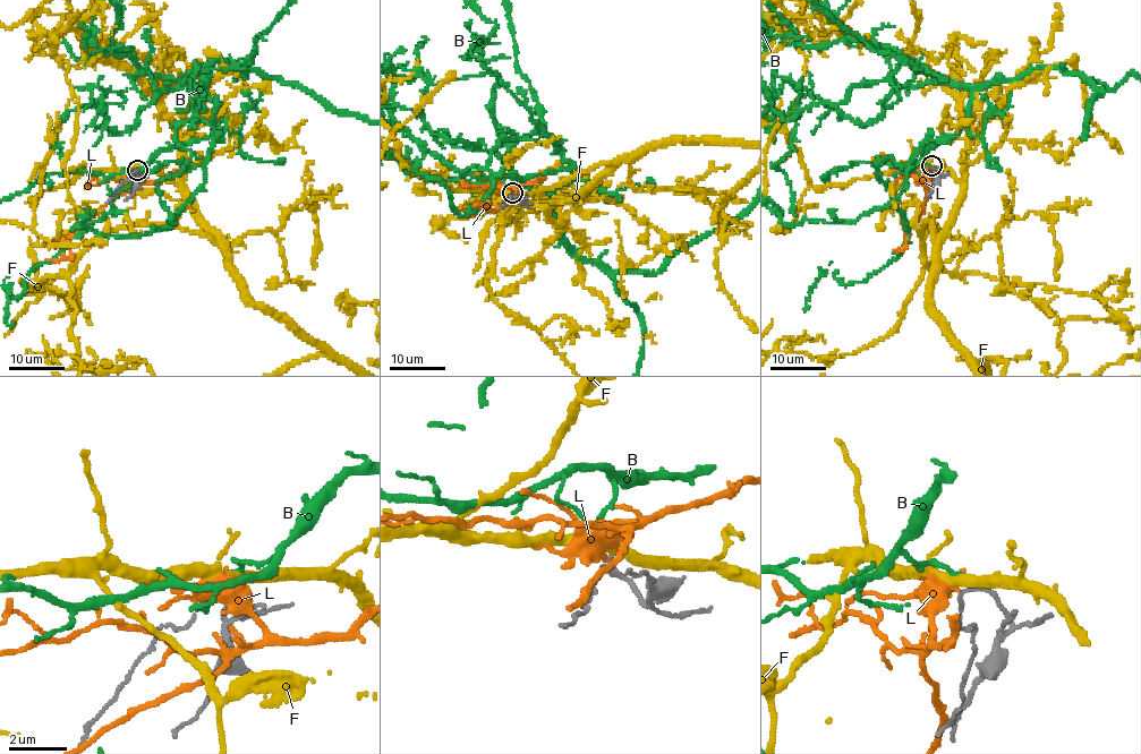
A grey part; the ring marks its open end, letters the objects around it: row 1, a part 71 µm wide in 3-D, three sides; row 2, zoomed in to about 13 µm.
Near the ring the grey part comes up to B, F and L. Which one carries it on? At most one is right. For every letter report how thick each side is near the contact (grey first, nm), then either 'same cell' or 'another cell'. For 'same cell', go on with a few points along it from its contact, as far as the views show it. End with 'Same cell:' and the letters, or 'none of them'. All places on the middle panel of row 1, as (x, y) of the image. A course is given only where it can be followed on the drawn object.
B: 150 nm thick on the grey side, 150 nm on the other; same cell
F: 150 nm thick on the grey side, 380 nm on the other; another cell
L: 170 nm thick on the grey side, 480 nm on the other; another cell
Same cell: B

